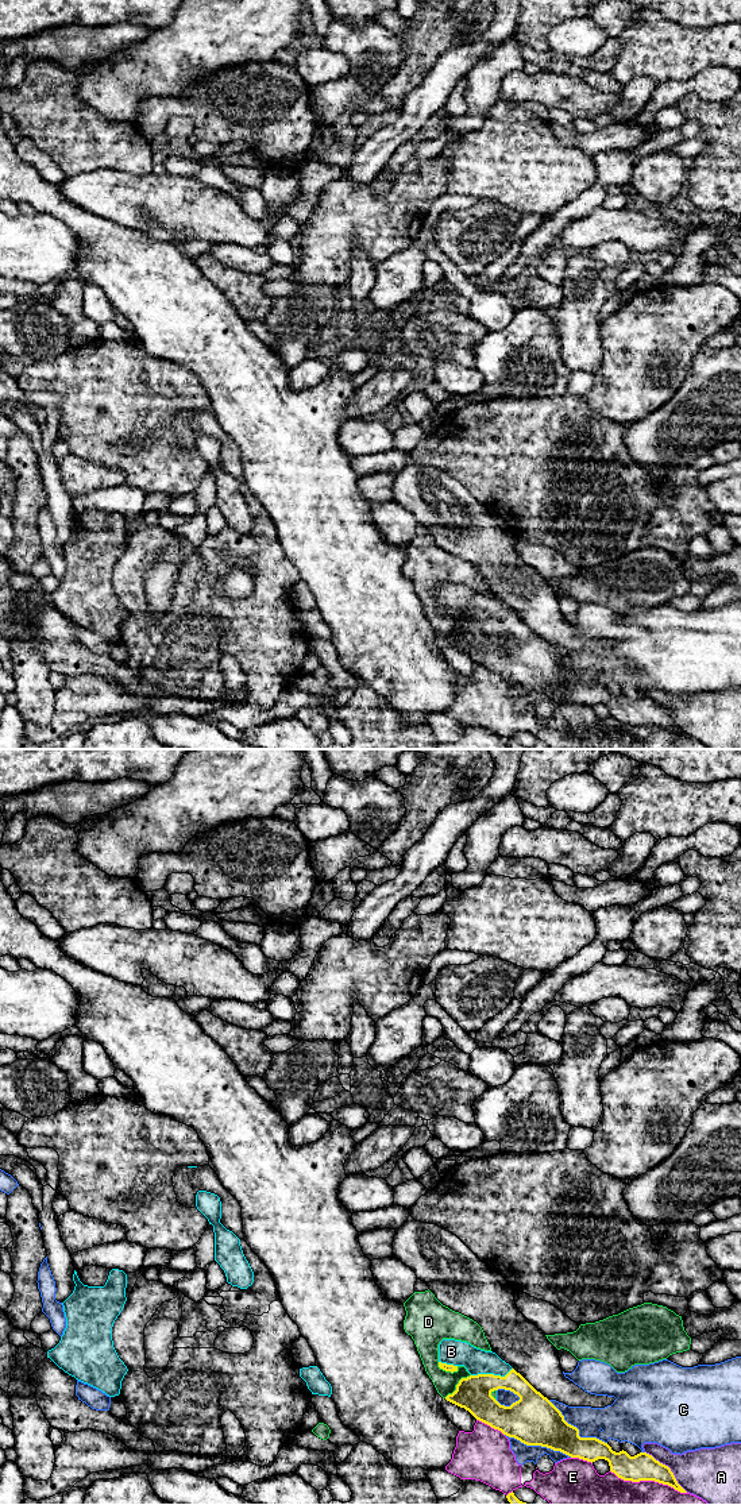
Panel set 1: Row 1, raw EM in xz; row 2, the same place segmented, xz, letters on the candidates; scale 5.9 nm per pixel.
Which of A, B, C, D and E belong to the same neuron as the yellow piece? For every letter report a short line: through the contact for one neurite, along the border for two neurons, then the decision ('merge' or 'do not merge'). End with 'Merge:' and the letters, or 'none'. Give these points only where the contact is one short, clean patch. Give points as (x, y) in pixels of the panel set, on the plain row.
A: do not merge
B: merge
C: do not merge
D: do not merge
E: do not merge
Merge: B

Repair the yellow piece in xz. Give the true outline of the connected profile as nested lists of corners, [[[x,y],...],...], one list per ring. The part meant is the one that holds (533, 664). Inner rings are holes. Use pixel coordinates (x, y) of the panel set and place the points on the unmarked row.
[[[443,583],[439,589],[439,611],[445,615],[458,615],[464,610],[471,618],[462,622],[456,634],[445,641],[447,645],[464,652],[476,664],[501,675],[509,682],[514,682],[526,690],[541,690],[553,695],[560,695],[571,702],[579,702],[587,706],[605,703],[609,706],[610,715],[624,725],[640,726],[655,725],[668,729],[680,737],[687,737],[676,725],[671,713],[652,699],[640,696],[630,701],[626,695],[615,696],[611,691],[597,682],[580,682],[579,674],[564,664],[561,656],[540,636],[537,636],[520,617],[509,607],[502,605],[495,597],[485,595],[471,590],[467,586],[455,583]],[[498,633],[510,634],[520,641],[510,651],[501,649],[491,637]]]

